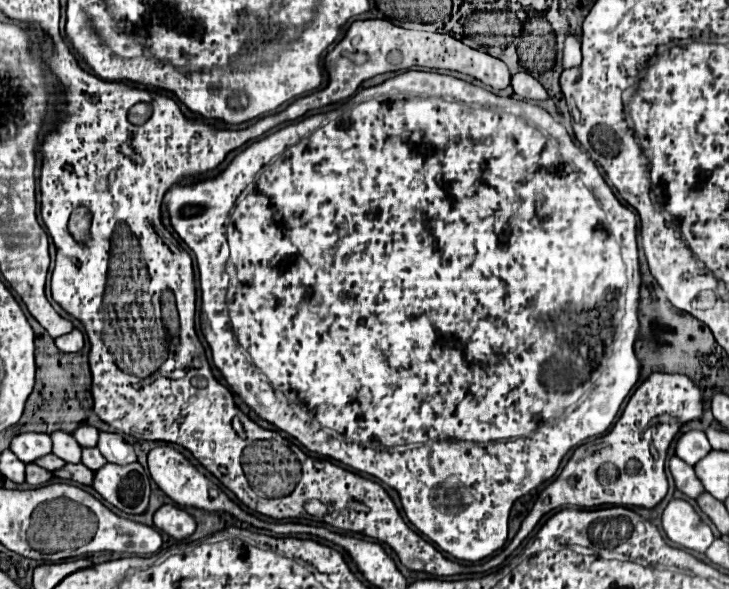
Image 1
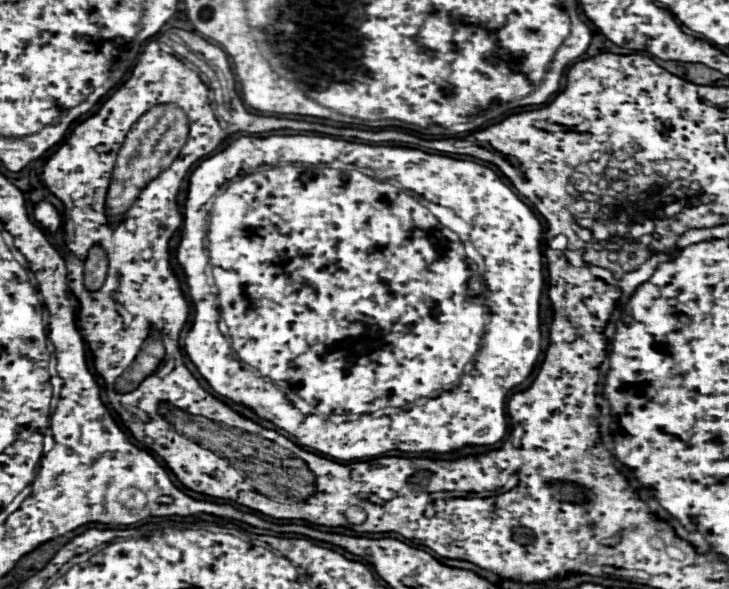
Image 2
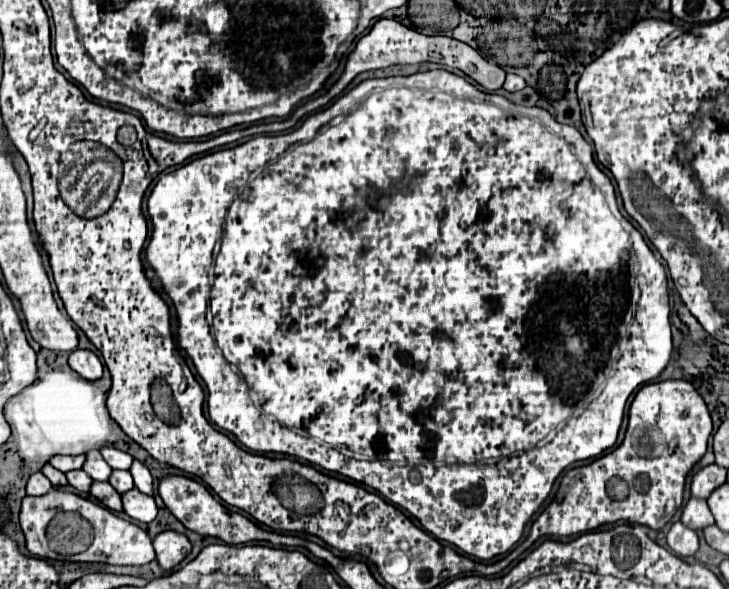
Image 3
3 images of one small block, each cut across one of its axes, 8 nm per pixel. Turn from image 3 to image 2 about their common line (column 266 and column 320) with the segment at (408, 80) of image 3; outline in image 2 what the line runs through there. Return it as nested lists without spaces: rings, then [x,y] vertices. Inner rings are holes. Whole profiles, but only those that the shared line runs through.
[[[240,136],[240,138],[236,138],[236,140],[232,140],[224,150],[220,150],[218,154],[214,154],[214,156],[210,156],[210,158],[206,158],[206,160],[202,160],[196,168],[194,168],[194,172],[190,174],[188,178],[188,196],[186,196],[186,203],[183,211],[183,224],[180,228],[180,240],[178,240],[178,248],[176,248],[176,260],[178,260],[178,264],[180,264],[180,268],[184,270],[184,274],[186,274],[186,282],[190,291],[190,297],[192,298],[192,302],[194,303],[194,318],[192,318],[192,326],[190,326],[190,330],[186,332],[186,346],[184,346],[184,352],[188,354],[188,358],[192,360],[192,364],[198,368],[198,372],[206,378],[206,382],[212,386],[212,390],[216,392],[216,394],[220,394],[220,396],[224,396],[224,398],[228,398],[228,400],[232,400],[232,402],[236,402],[236,404],[240,404],[240,406],[246,406],[246,408],[250,408],[250,410],[254,410],[254,412],[258,412],[258,416],[262,416],[264,420],[268,420],[268,422],[272,422],[274,426],[277,426],[279,429],[286,430],[288,434],[292,434],[298,442],[300,442],[300,446],[310,446],[310,448],[314,448],[314,450],[321,452],[322,454],[332,456],[332,458],[338,458],[338,460],[364,460],[364,458],[368,458],[368,456],[382,456],[382,454],[386,454],[388,450],[400,450],[400,452],[430,452],[430,454],[448,454],[448,452],[456,452],[456,450],[460,450],[460,448],[464,448],[464,446],[474,446],[474,448],[480,448],[480,446],[494,446],[494,444],[498,444],[504,436],[506,436],[506,430],[508,430],[508,424],[506,424],[506,390],[508,392],[512,392],[512,388],[516,388],[518,384],[522,384],[528,376],[530,376],[530,372],[532,372],[532,368],[534,368],[534,364],[536,364],[536,360],[538,360],[538,356],[540,356],[540,316],[538,316],[538,312],[540,312],[540,296],[542,296],[542,288],[544,288],[544,284],[546,284],[546,280],[544,280],[544,272],[542,272],[542,246],[540,246],[540,236],[542,236],[542,224],[540,224],[540,220],[536,218],[536,214],[532,212],[532,209],[524,204],[514,192],[512,192],[511,188],[504,184],[492,170],[488,170],[488,168],[484,168],[484,166],[480,166],[480,164],[476,164],[476,162],[466,162],[466,160],[454,160],[454,158],[446,158],[446,156],[436,156],[436,154],[426,154],[426,152],[422,152],[422,150],[412,150],[412,148],[396,148],[396,146],[373,146],[369,144],[360,144],[354,142],[347,142],[342,139],[332,139],[329,137],[316,137],[316,136],[268,136],[268,138],[248,138],[248,136]],[[334,160],[338,160],[346,163],[346,164],[356,164],[356,166],[366,166],[366,168],[372,168],[372,170],[376,170],[376,178],[370,178],[370,176],[366,176],[366,174],[362,174],[362,172],[358,172],[358,170],[352,170],[352,172],[342,172],[342,170],[332,170],[332,168],[306,168],[306,165],[314,165],[314,166],[321,166],[323,164],[330,163]],[[276,162],[302,162],[302,166],[298,166],[298,164],[284,164],[284,166],[268,166],[268,168],[260,168],[260,170],[250,170],[250,172],[246,172],[246,174],[242,174],[242,176],[238,176],[240,174],[240,168],[242,168],[242,164],[246,164],[248,168],[258,168],[260,164],[276,164]],[[238,176],[238,178],[236,178]],[[380,176],[380,178],[378,178]],[[230,178],[236,178],[236,180],[232,180],[232,182],[228,182],[226,186],[222,186],[220,190],[218,190],[218,186],[220,184],[224,184],[226,180],[230,180]],[[384,178],[396,178],[406,190],[402,190],[402,192],[398,192],[398,190],[394,190],[394,186],[390,186]],[[218,190],[218,194],[210,200],[210,196],[214,194]],[[408,190],[412,190],[416,196],[422,196],[422,200],[426,202],[426,194],[428,194],[428,200],[432,200],[432,202],[436,202],[436,204],[444,204],[444,206],[450,206],[450,208],[454,208],[466,222],[472,222],[472,226],[474,226],[474,230],[472,230],[472,234],[470,234],[470,240],[472,240],[472,244],[469,241],[469,234],[458,234],[455,232],[457,230],[457,223],[453,216],[445,216],[440,213],[440,209],[430,209],[432,203],[425,204],[423,203],[420,198],[416,198],[416,196],[412,196]],[[210,200],[210,208],[204,207],[204,204]],[[466,202],[468,202],[468,208],[466,208]],[[208,212],[208,214],[206,214]],[[478,218],[480,218],[480,222],[478,222]],[[206,226],[206,228],[205,228]],[[194,234],[194,236],[192,236]],[[435,237],[435,238],[434,238]],[[460,240],[462,242],[460,242]],[[465,248],[465,252],[464,252]],[[476,248],[476,249],[475,249]],[[478,248],[478,249],[477,249]],[[475,249],[475,251],[474,251]],[[480,250],[480,251],[479,251]],[[366,254],[366,256],[364,256]],[[368,254],[372,254],[370,256],[370,266],[368,266]],[[482,254],[482,255],[481,255]],[[484,256],[484,257],[483,257]],[[364,258],[366,258],[366,266],[362,264],[364,262]],[[467,258],[467,260],[466,260]],[[471,261],[470,262],[468,262]],[[362,264],[362,266],[360,266]],[[471,264],[471,266],[470,266]],[[364,270],[364,272],[362,272]],[[484,276],[486,276],[486,280],[484,280]],[[484,282],[486,282],[486,286],[488,286],[488,292],[484,294]],[[194,284],[194,286],[192,286]],[[514,296],[514,298],[512,298]],[[362,342],[362,344],[360,344]],[[368,342],[374,342],[374,344],[368,344]],[[482,350],[482,352],[480,352]],[[480,356],[484,356],[484,358],[480,358]],[[473,370],[476,370],[476,376],[486,376],[486,380],[484,380],[484,396],[480,396],[482,400],[486,400],[486,402],[476,402],[476,404],[464,404],[464,398],[460,396],[456,396],[456,398],[452,398],[452,396],[446,396],[446,392],[443,391],[450,391],[456,390],[456,388],[460,384],[460,376],[466,376],[466,374],[471,373]],[[504,370],[510,370],[510,376],[496,376],[496,372],[504,372]],[[254,378],[258,378],[258,380],[254,380]],[[490,378],[492,378],[492,384],[490,384]],[[286,392],[292,392],[292,394],[296,394],[298,398],[302,398],[302,400],[306,400],[306,402],[310,402],[320,414],[324,414],[324,416],[330,416],[330,414],[348,414],[348,412],[352,412],[352,414],[358,414],[358,418],[356,420],[350,422],[344,422],[344,424],[330,424],[325,418],[321,415],[306,415],[300,414],[292,404],[290,404],[290,400],[286,400]],[[442,392],[442,394],[440,394]],[[428,394],[430,394],[428,396]],[[440,394],[440,396],[438,396]],[[437,397],[438,398],[435,398]],[[428,399],[428,402],[426,400]],[[426,403],[426,404],[425,404]],[[388,406],[392,406],[392,408],[402,408],[405,409],[409,406],[409,409],[413,407],[422,407],[422,408],[414,408],[414,410],[408,410],[408,412],[398,412],[396,416],[382,416],[382,418],[370,418],[370,415],[361,415],[360,414],[372,414],[372,412],[376,412],[376,410],[380,410],[380,408],[388,408]],[[464,412],[466,412],[466,418],[464,418]],[[460,446],[460,448],[458,448]]]

